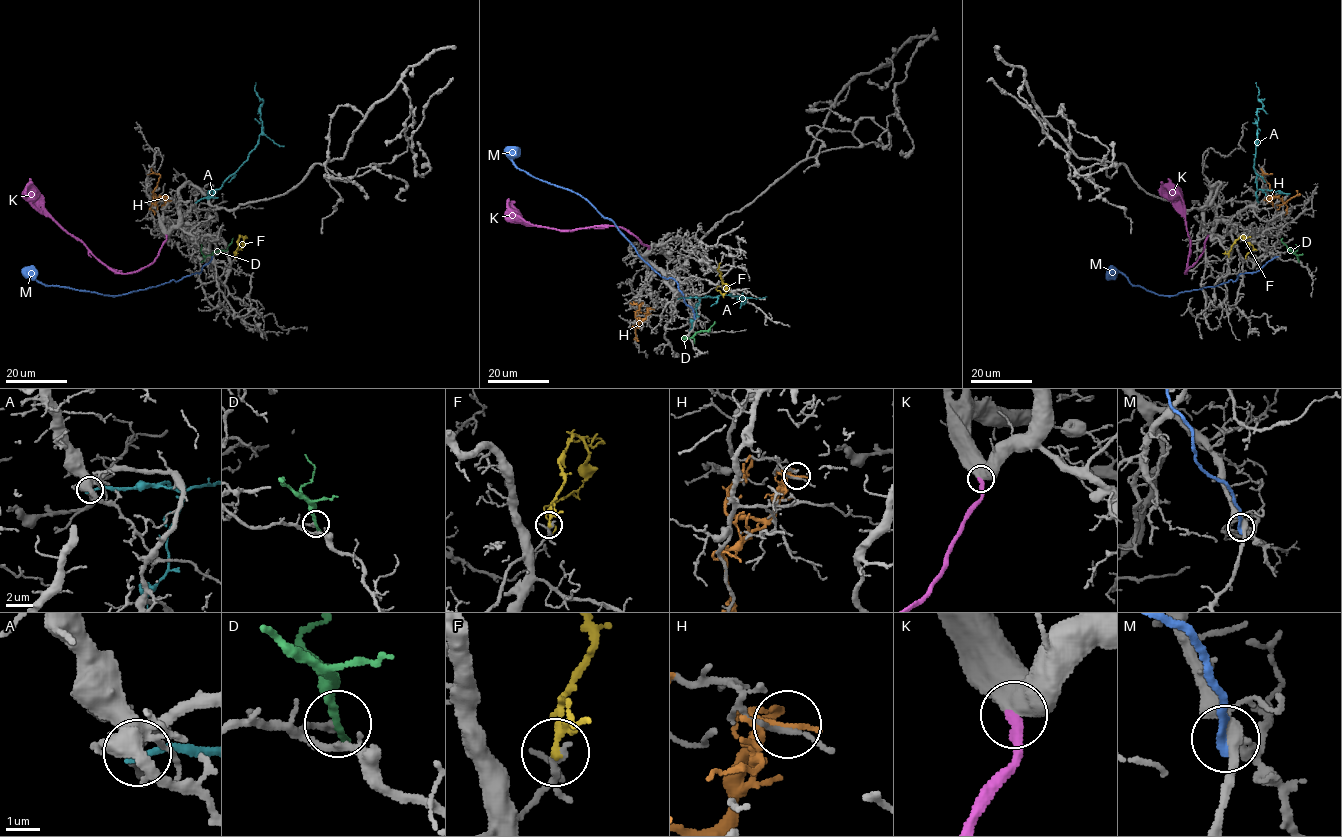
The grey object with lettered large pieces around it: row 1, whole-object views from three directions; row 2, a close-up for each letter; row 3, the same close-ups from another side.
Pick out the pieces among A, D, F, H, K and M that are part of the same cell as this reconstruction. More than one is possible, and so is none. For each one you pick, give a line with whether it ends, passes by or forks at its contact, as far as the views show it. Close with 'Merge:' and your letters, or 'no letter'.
K: it ends there
Merge: K

